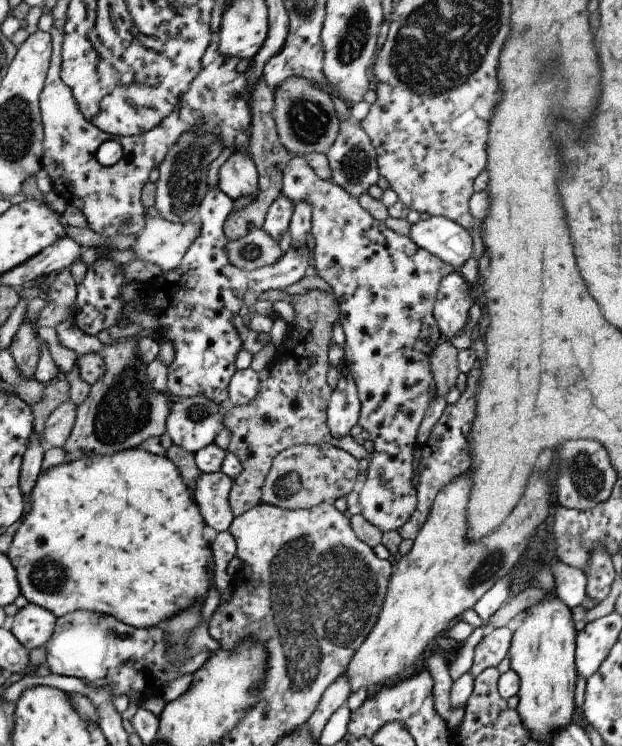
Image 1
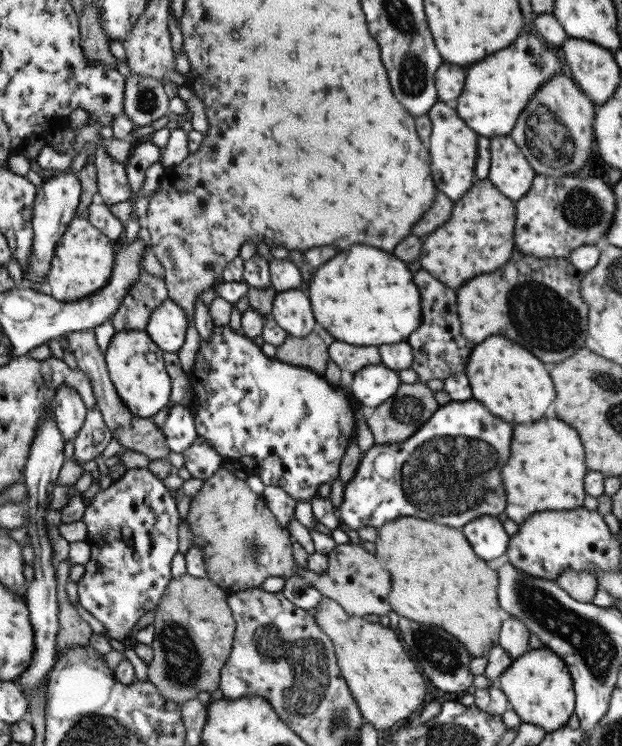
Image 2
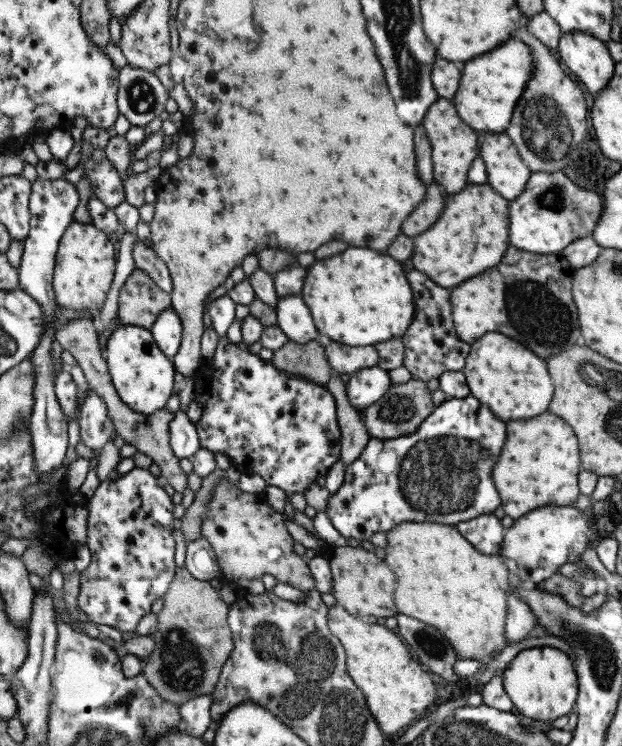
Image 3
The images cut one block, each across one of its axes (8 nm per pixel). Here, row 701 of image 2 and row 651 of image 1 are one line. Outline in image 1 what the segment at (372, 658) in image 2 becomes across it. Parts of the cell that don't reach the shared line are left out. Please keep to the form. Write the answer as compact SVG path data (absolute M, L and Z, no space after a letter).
M469 470L465 472L465 476L459 476L453 482L449 482L435 496L429 516L413 540L413 548L405 556L395 558L395 570L391 572L391 578L387 584L387 594L385 594L377 624L371 628L367 640L363 640L363 644L355 652L351 666L347 670L347 676L351 680L351 692L357 692L359 688L369 690L373 686L381 686L387 680L399 676L407 666L411 666L423 654L425 646L435 636L439 636L449 626L451 620L461 616L465 610L473 608L483 598L483 594L487 594L499 580L503 580L515 568L515 564L521 558L521 552L527 548L529 536L533 536L533 532L535 532L535 526L541 524L543 520L547 520L547 516L549 516L549 512L547 512L549 488L547 488L545 476L539 472L533 472L529 476L527 488L523 490L523 498L511 510L507 520L503 520L503 526L497 528L491 536L485 536L483 540L469 544L465 540L467 502L469 502L467 496L469 496L469 484L471 484L471 480L467 480L467 474L469 474Z

